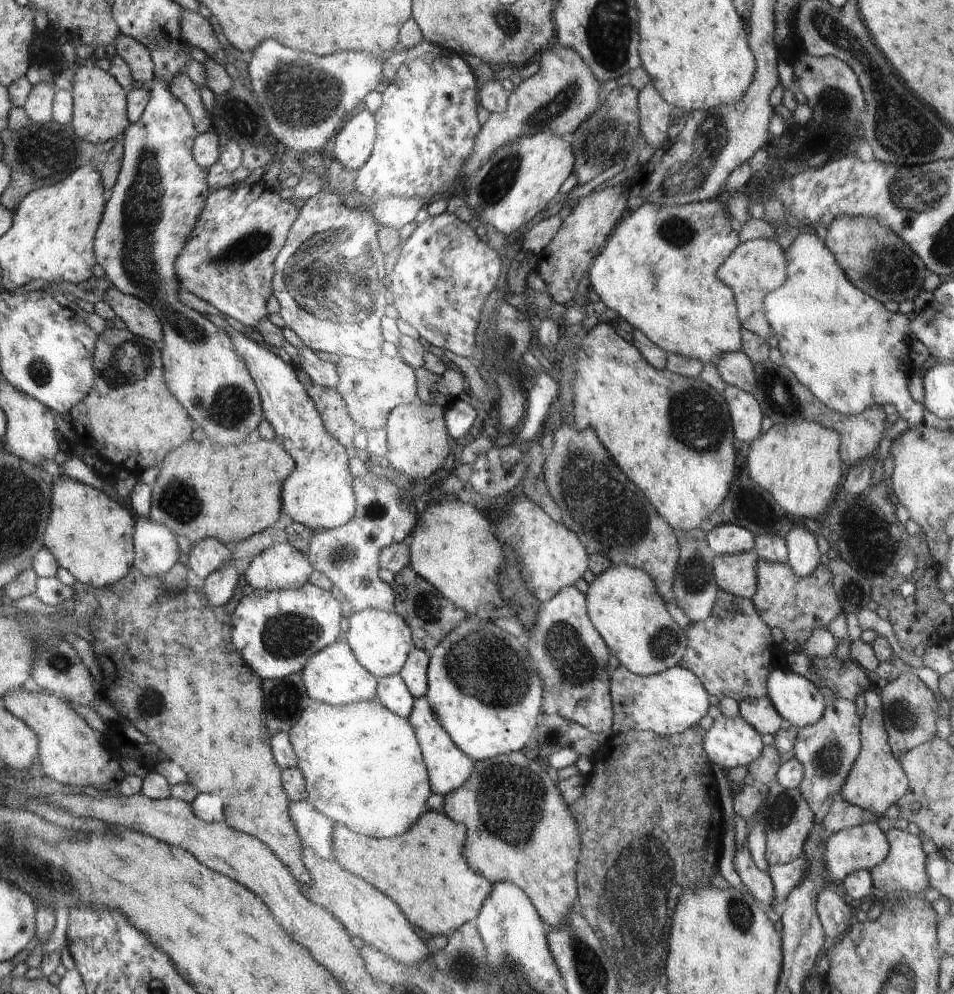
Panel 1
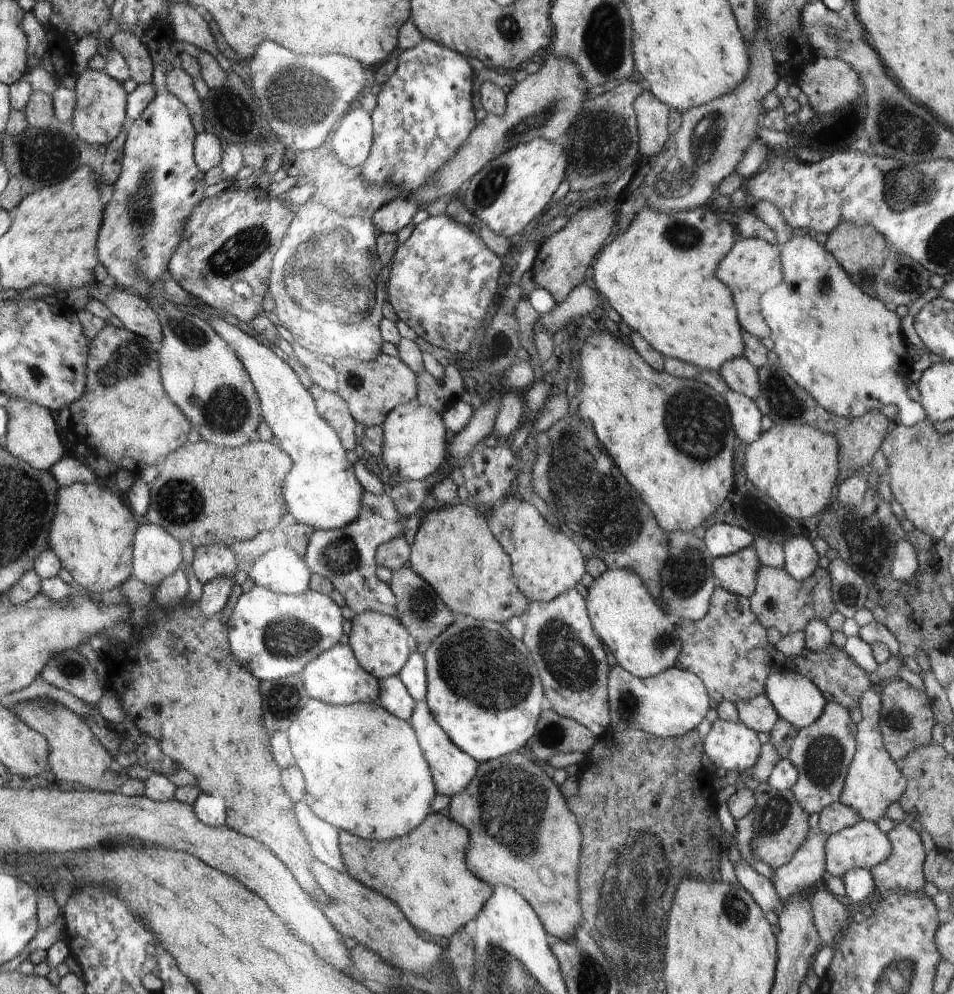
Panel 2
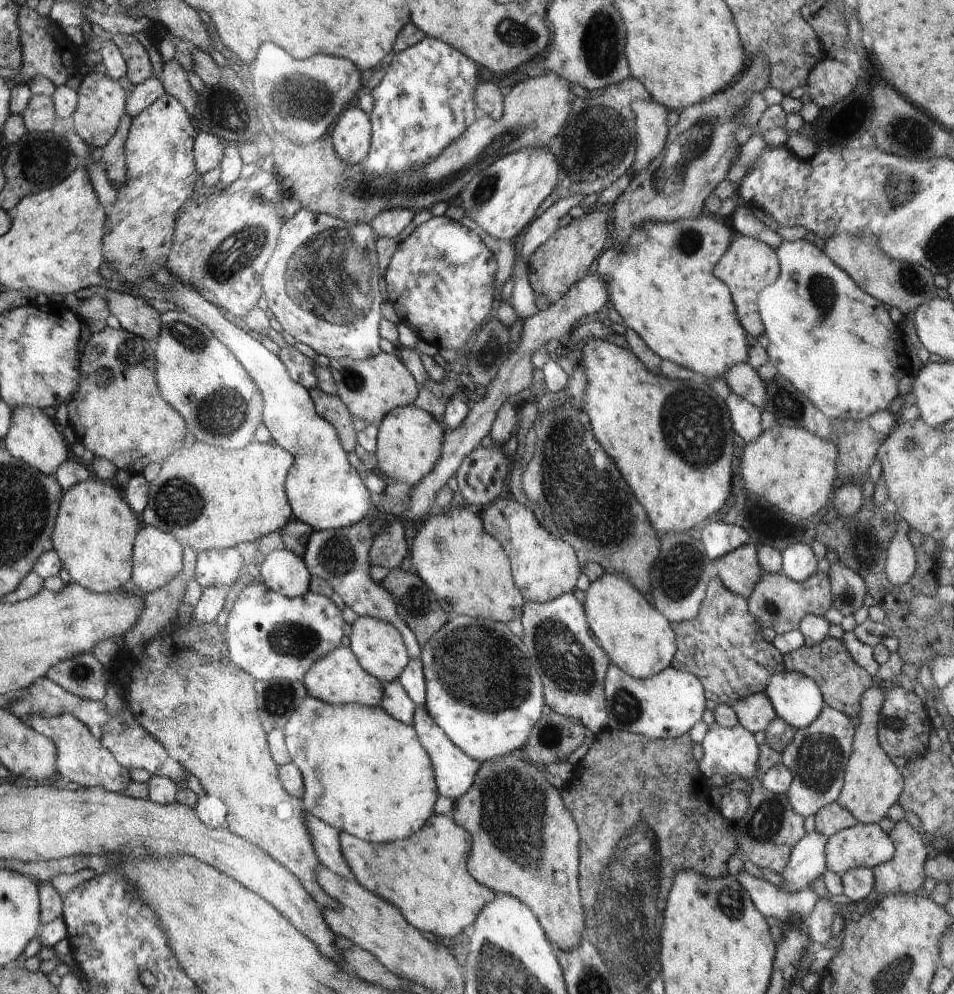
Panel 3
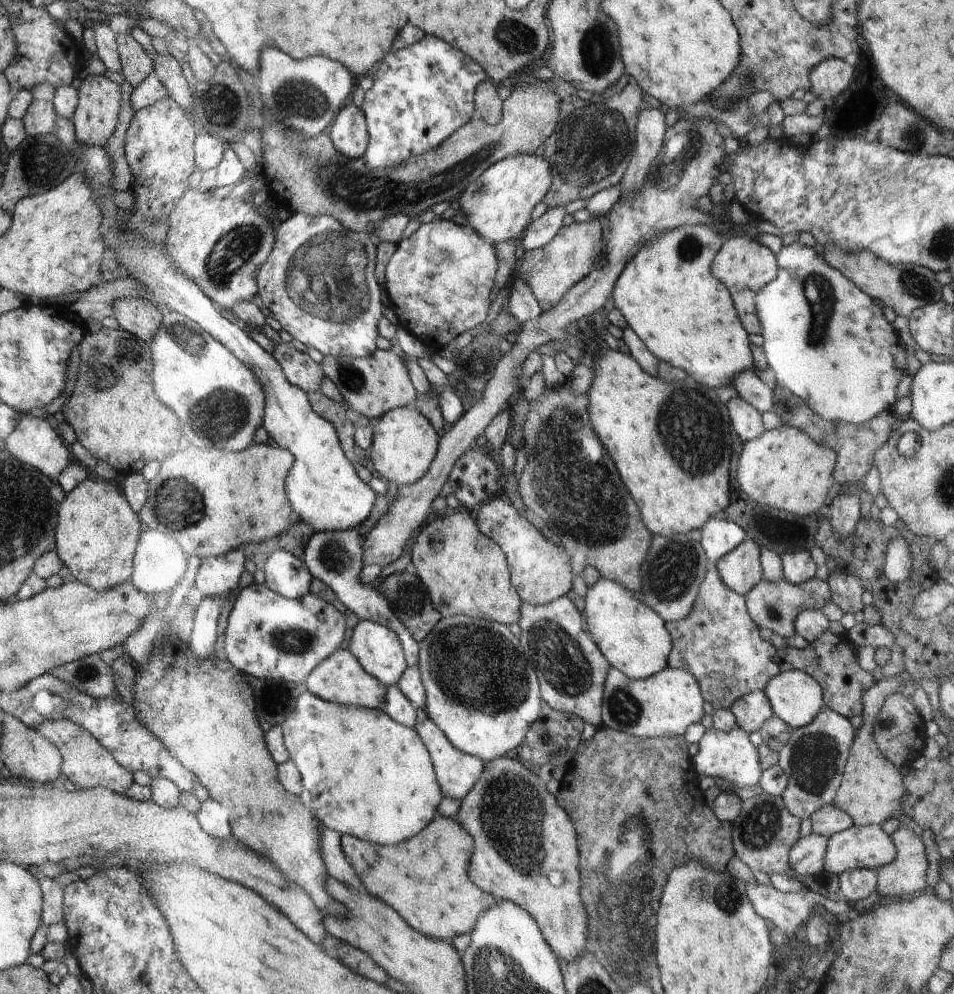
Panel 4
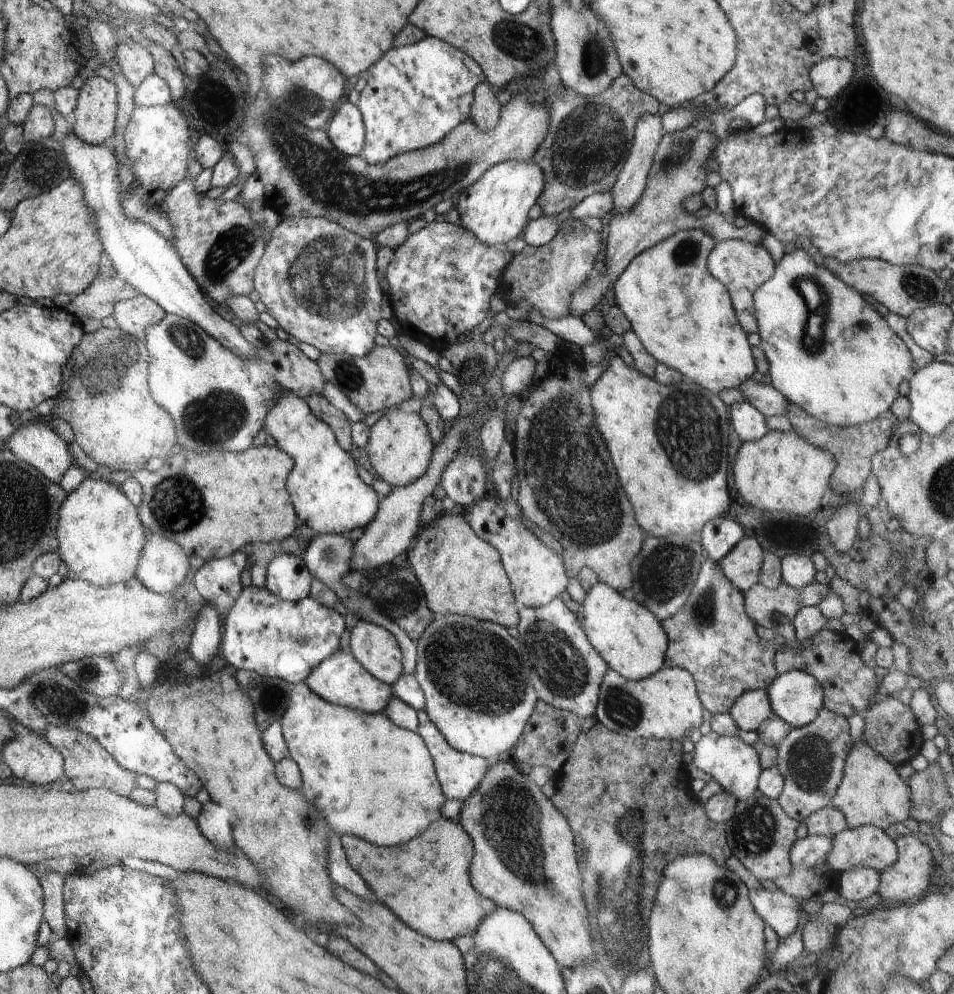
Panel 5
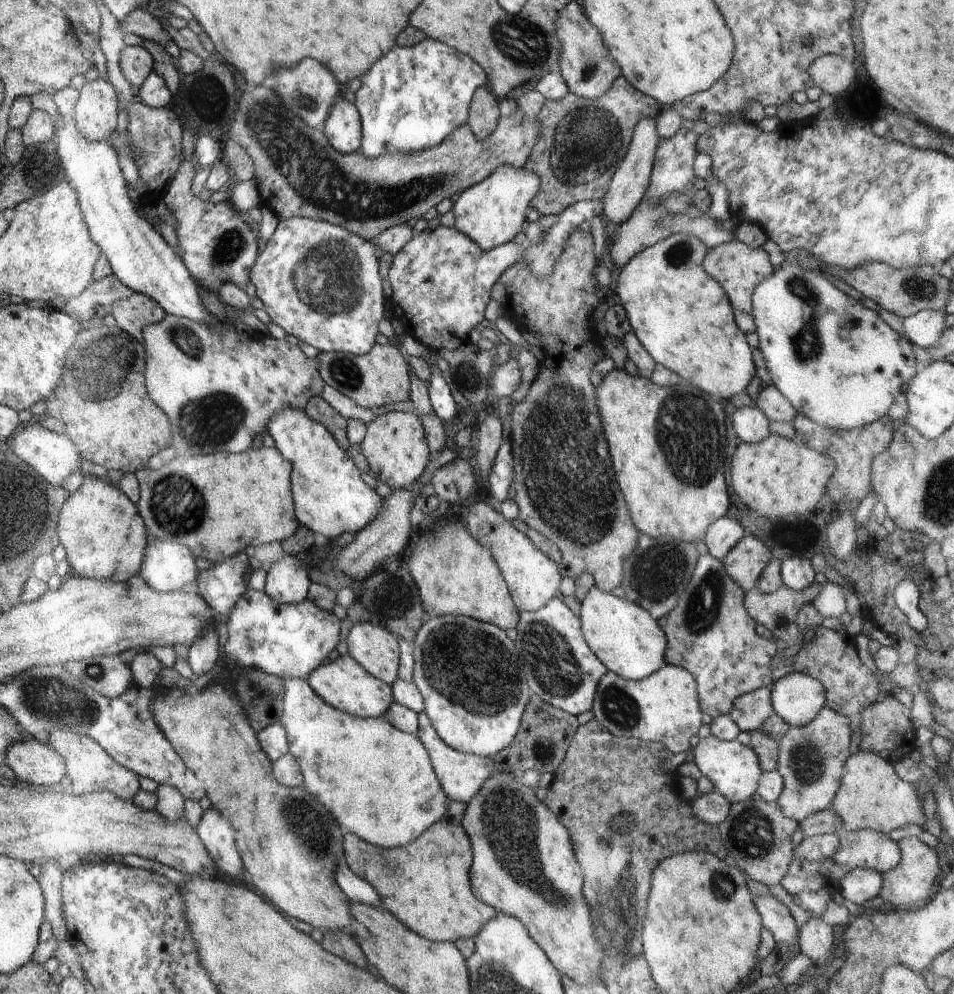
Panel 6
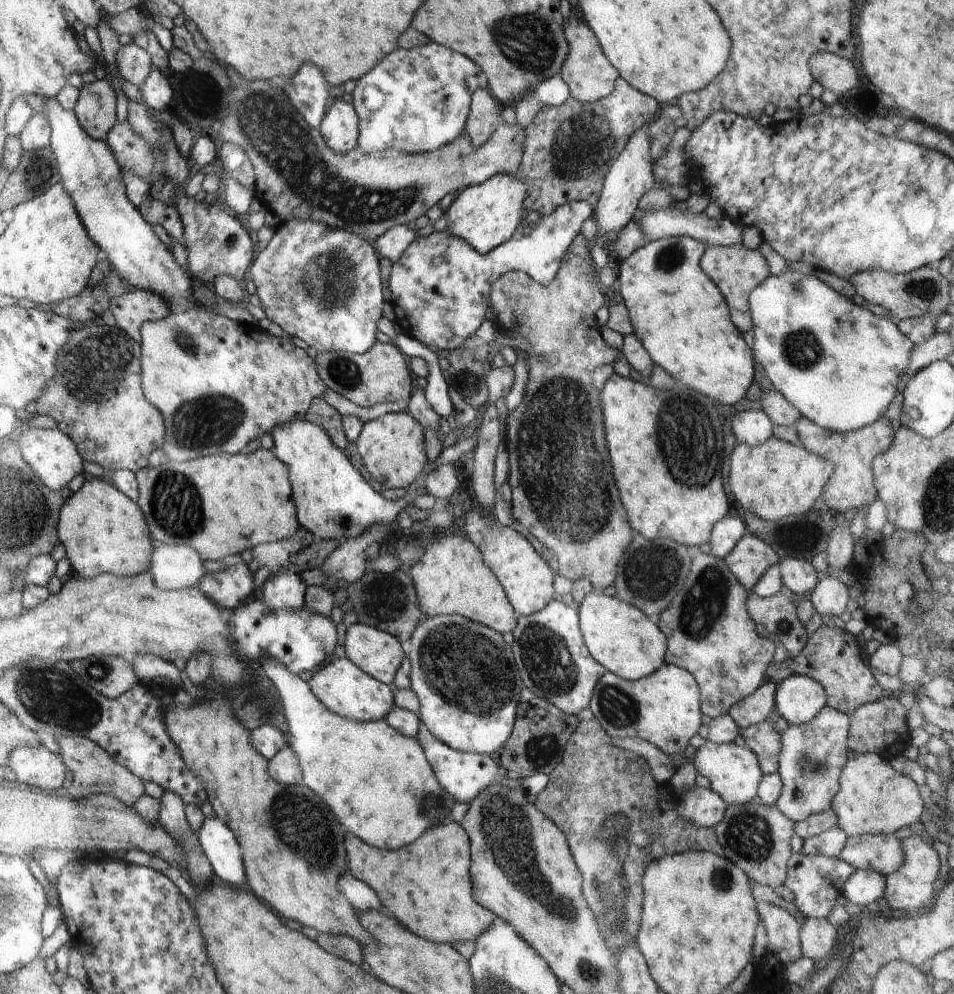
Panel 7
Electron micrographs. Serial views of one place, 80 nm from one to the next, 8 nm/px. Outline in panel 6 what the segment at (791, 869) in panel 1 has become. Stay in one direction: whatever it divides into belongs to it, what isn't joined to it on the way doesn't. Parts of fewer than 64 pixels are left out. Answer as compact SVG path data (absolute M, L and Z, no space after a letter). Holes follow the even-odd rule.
M841 831L805 837L793 853L798 859L820 862L832 859L838 850Z

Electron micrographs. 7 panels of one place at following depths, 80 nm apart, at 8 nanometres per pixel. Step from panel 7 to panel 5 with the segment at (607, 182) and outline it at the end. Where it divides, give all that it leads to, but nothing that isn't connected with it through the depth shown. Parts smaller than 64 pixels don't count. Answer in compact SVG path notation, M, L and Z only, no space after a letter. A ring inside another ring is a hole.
M661 113L640 115L630 154L611 190L615 204L612 212L626 212L642 196L663 133Z

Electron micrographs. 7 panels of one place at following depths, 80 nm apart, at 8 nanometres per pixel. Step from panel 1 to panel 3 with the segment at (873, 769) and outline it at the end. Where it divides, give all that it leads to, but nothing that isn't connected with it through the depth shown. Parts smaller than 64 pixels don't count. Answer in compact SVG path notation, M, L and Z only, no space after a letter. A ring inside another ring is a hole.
M870 687L862 694L861 711L858 715L860 724L855 727L852 752L847 762L843 787L836 800L842 808L847 808L860 824L876 824L886 817L888 808L899 800L904 786L901 772L884 752L878 740L877 726L884 695L881 689L874 687Z

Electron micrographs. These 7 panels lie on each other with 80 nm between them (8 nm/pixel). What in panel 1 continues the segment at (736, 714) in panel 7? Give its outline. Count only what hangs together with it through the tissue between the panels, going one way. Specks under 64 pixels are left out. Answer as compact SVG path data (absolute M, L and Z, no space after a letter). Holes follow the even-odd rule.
M768 696L759 699L737 699L737 703L739 716L747 720L761 735L775 735L779 731L784 720Z

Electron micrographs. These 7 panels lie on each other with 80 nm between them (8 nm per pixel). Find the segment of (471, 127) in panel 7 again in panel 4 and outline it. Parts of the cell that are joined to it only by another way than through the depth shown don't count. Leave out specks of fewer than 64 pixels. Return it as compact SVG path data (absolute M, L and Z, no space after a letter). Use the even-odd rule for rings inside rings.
M492 80L480 82L474 93L476 117L489 125L500 122L503 111L503 100L498 97L498 85Z

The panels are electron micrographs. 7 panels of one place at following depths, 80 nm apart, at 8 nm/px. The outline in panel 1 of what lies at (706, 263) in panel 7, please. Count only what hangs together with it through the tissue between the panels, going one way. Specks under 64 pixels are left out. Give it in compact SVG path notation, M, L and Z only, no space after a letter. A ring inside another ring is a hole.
M754 239L738 243L732 254L718 267L718 278L730 287L735 296L741 326L765 339L772 336L774 332L766 320L763 298L780 288L787 279L787 260L777 239Z

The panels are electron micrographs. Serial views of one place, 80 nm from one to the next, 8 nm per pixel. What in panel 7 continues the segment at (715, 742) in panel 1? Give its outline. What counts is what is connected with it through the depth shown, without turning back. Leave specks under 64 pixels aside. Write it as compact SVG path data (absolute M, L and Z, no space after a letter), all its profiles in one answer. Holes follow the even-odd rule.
M706 741L694 752L693 764L697 772L710 780L711 789L718 793L730 805L743 805L754 801L757 788L762 778L757 756L748 746L742 747L732 741L731 743L716 744Z

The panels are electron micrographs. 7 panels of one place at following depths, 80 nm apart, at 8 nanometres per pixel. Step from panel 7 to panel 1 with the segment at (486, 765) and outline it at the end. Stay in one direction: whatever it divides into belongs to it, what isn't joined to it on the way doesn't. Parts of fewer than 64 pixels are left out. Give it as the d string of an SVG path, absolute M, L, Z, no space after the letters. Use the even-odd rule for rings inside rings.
M426 696L414 699L408 720L414 729L418 744L421 748L422 758L428 769L432 792L440 793L442 796L454 792L461 784L464 784L465 780L468 780L475 761L467 754L464 754L454 742L452 742L450 735L439 723Z

